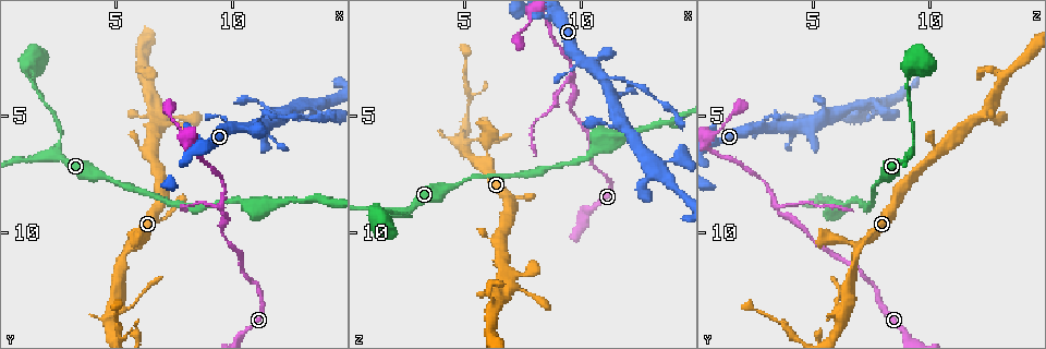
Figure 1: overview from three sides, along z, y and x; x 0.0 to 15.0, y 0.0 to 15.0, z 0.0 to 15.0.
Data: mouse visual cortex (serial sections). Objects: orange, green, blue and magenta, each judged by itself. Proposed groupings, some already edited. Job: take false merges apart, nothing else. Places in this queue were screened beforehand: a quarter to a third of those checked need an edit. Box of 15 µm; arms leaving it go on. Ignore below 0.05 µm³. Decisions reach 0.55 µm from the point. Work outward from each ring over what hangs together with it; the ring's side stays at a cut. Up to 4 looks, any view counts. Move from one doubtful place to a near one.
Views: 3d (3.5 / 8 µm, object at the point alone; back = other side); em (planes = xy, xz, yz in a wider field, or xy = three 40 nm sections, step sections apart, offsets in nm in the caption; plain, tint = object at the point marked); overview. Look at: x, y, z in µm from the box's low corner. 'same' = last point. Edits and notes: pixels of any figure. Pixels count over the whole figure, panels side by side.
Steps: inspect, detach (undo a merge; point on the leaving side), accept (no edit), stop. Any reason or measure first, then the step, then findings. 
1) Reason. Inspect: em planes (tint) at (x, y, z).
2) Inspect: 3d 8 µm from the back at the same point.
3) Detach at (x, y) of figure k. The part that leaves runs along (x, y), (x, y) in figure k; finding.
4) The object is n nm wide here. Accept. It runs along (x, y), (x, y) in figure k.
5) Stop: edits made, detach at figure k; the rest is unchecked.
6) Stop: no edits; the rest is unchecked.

Four-way junction. Inspect: 3d 8 µm from the back at (10.6, 8.9, 6.5).

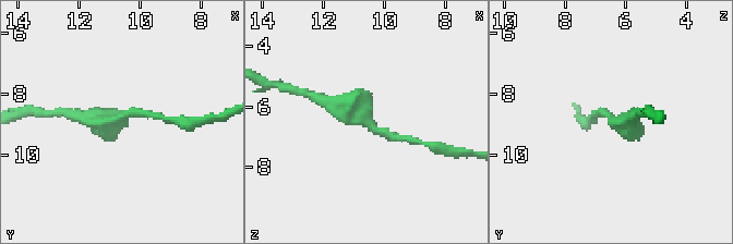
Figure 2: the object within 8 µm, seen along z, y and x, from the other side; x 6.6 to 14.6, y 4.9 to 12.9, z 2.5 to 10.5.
Shape alone is not enough. Inspect: em xy step 2 (tint) at (10.5, 8.7, 6.5).

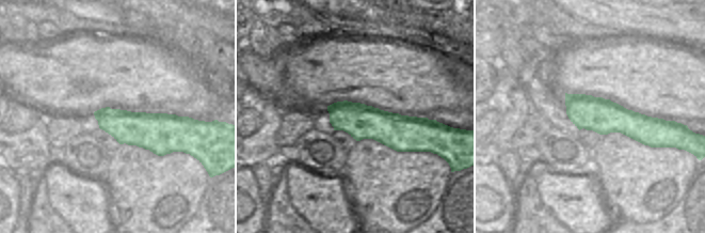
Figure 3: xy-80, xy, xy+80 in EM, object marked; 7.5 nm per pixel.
Accept. It runs along (567, 96), (591, 113), (663, 124) in figure 3; one cell here.

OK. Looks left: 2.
Arms part here. Inspect: 3d 8 µm at (9.5, 8.9, 3.4).

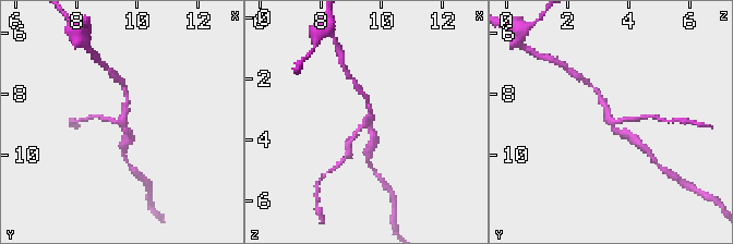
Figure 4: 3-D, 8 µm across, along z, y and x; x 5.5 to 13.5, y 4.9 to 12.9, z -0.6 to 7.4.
Inspect: 3d 3.5 µm at (9.5, 8.9, 3.4).

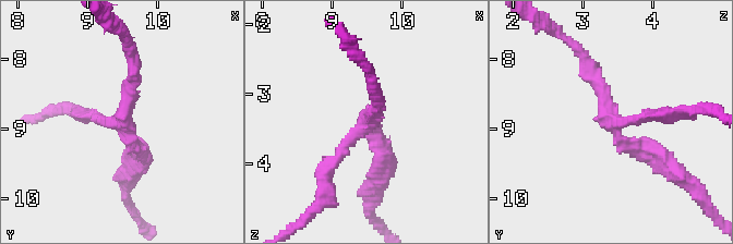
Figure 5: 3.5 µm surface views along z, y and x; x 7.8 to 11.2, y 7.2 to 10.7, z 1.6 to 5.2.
Accept. It runs along (664, 162), (614, 132), (584, 55) in figure 5; all the same cell.

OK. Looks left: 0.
Stop: no edits; the rest is unchecked.

